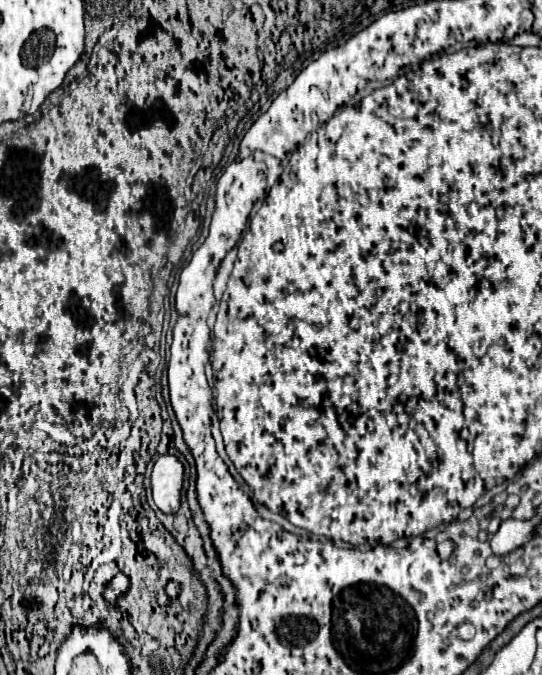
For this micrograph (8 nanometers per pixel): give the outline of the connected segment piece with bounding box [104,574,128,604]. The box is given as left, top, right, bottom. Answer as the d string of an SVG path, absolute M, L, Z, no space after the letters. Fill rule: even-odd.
M118 574L118 576L112 580L110 588L104 592L104 598L106 598L106 600L110 600L110 602L114 604L114 602L116 602L116 598L118 598L118 596L122 596L122 594L126 592L126 588L128 588L128 578L126 578L124 574Z

